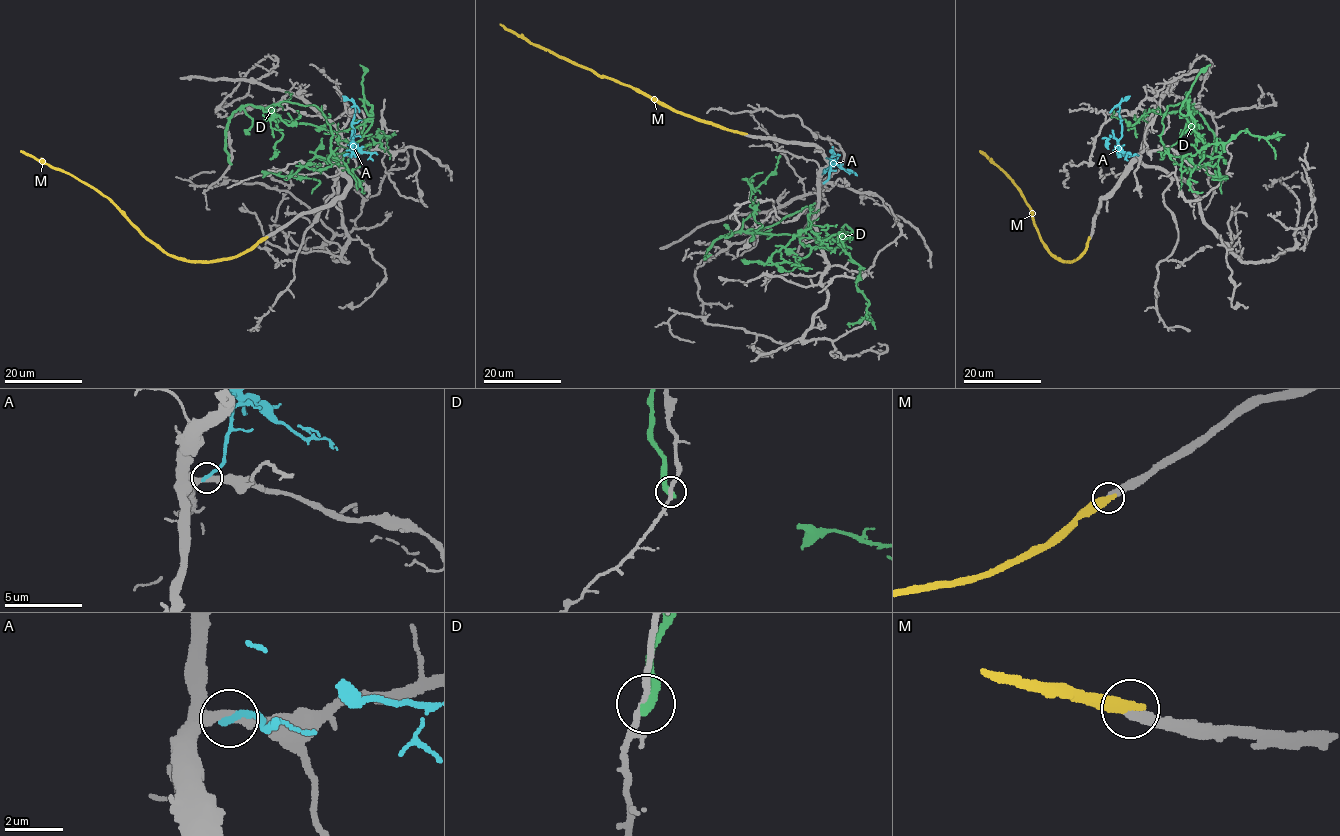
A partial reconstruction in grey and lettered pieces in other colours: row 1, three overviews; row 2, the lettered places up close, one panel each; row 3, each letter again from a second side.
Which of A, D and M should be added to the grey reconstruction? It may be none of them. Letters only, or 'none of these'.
M

